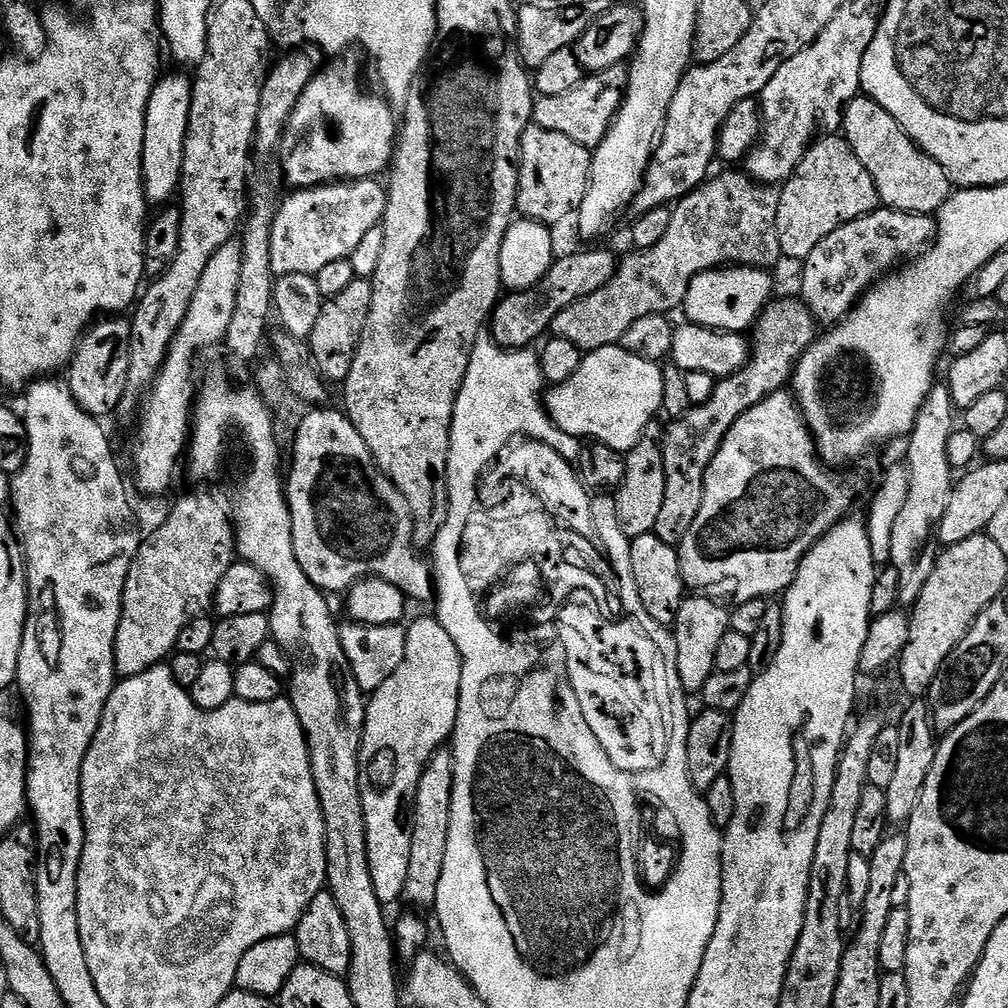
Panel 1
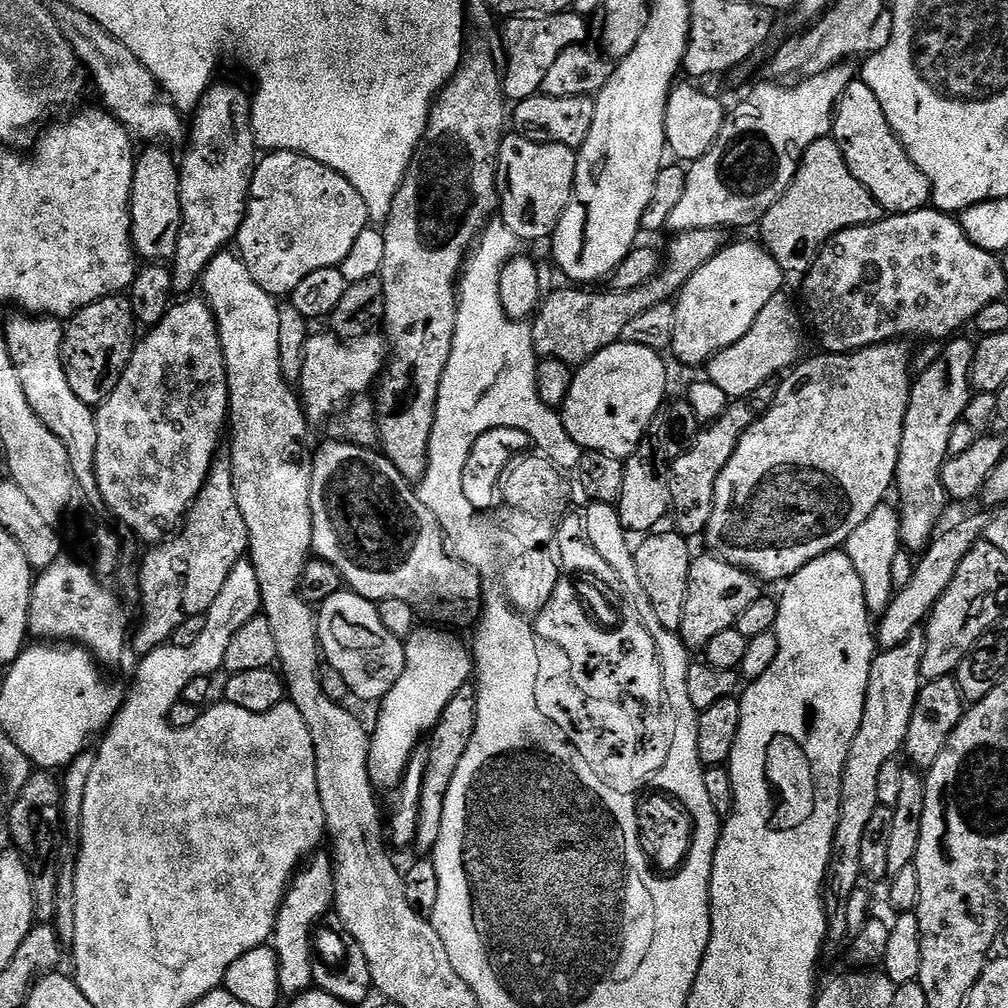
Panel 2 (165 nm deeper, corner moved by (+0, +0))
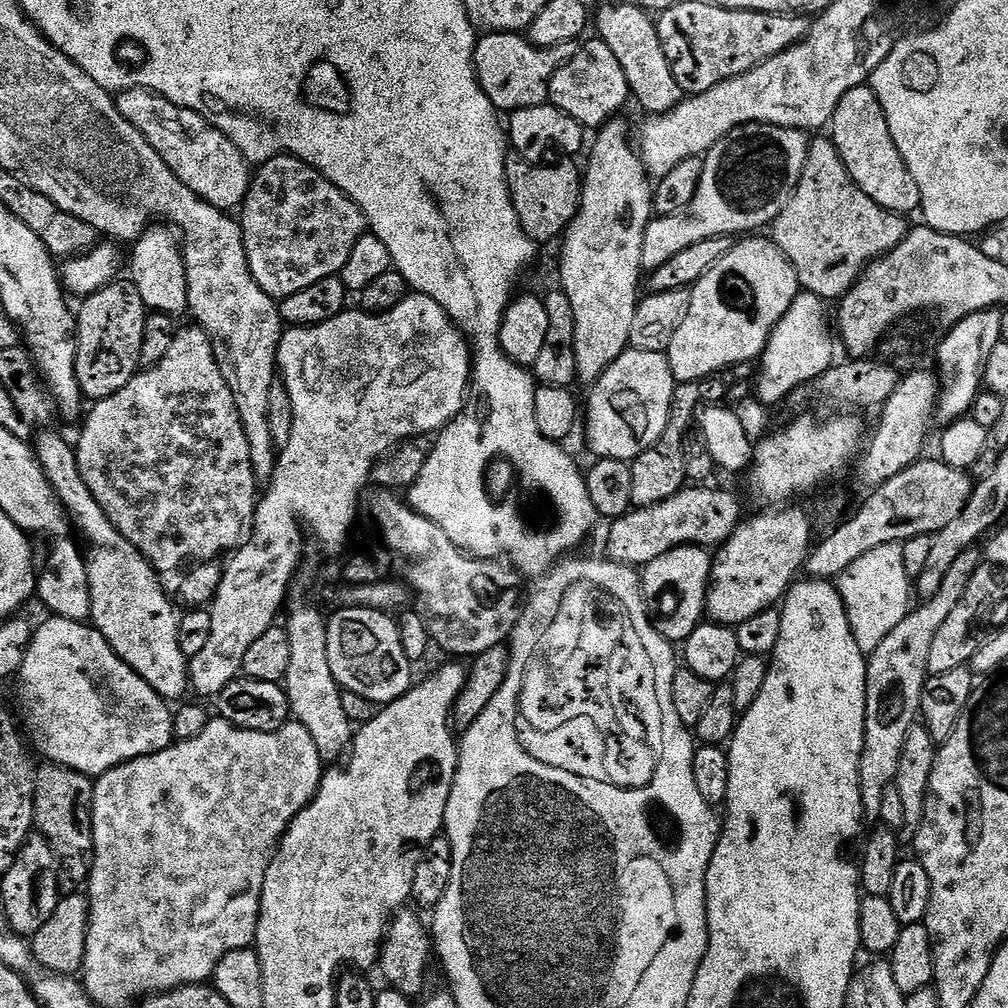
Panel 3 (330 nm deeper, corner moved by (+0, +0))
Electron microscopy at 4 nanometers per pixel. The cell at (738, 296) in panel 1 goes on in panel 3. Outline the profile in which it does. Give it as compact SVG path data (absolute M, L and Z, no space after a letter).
M752 234L747 238L741 239L741 242L733 243L732 248L723 256L720 261L717 262L707 273L698 281L698 283L692 285L690 291L692 297L690 298L690 310L686 310L686 318L684 324L678 326L678 330L674 334L674 338L670 342L668 351L666 353L670 370L673 372L673 378L676 382L700 382L703 381L703 376L712 376L715 372L720 372L723 368L728 368L731 364L744 364L747 360L755 361L757 357L761 355L769 338L771 338L771 332L774 330L776 323L782 318L788 308L791 306L791 302L795 300L797 293L801 291L798 278L794 274L794 266L790 266L790 262L782 254L782 250L778 250L778 246L772 241L771 238L765 238L764 240L760 234Z

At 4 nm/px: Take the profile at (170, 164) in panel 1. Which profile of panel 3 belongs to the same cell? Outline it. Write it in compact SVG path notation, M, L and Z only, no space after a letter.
M152 226L141 234L132 248L132 285L142 294L142 302L149 313L161 312L163 316L180 318L188 312L188 283L181 241L168 226Z

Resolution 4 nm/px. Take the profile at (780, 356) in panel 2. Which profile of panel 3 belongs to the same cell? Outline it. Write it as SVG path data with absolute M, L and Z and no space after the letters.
M802 290L776 323L758 362L760 372L754 394L762 403L772 406L787 401L795 389L820 377L833 366L836 342L833 335L830 336L832 324L827 308L820 296Z

